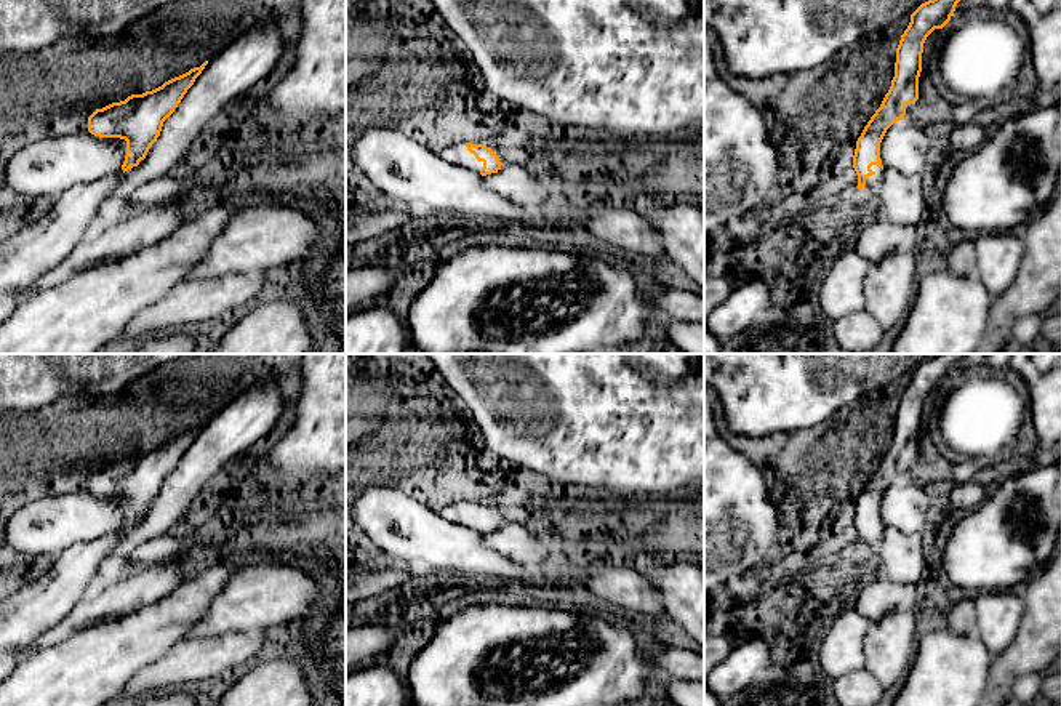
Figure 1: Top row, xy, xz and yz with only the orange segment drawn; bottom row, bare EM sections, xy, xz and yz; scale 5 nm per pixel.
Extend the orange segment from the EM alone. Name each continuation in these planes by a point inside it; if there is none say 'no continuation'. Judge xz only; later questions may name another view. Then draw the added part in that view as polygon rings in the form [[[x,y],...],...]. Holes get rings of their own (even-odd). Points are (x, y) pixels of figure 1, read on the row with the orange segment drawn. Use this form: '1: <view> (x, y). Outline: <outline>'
1: xz (460, 156). Outline: [[[466,142],[446,147],[440,150],[440,158],[464,170],[470,170],[480,173],[483,168],[483,162],[478,162],[474,154],[470,154],[466,147]]]

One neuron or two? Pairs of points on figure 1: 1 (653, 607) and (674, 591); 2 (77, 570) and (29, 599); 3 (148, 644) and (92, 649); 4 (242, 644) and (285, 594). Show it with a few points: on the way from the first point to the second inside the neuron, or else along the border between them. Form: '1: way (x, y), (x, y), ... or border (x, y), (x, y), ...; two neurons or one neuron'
1: border (640, 569), (671, 620); two neurons
2: way (66, 578), (40, 599); one neuron
3: way (133, 644), (106, 649); one neuron
4: border (264, 629), (223, 631), (216, 636); two neurons

